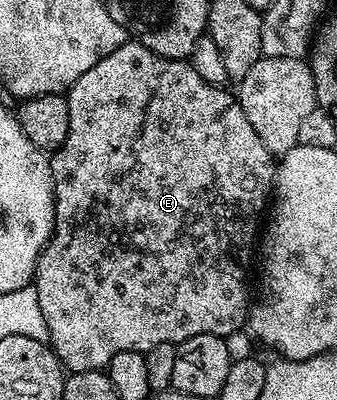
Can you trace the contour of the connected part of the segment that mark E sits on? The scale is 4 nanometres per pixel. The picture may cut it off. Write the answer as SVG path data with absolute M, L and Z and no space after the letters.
M138 40L124 42L121 48L105 56L105 60L93 64L93 68L89 68L89 72L85 72L85 76L66 91L69 136L65 136L65 144L61 144L49 158L51 178L55 181L55 230L47 241L47 247L39 254L33 285L41 304L41 316L45 316L45 324L49 328L49 345L68 371L103 370L117 352L146 352L159 344L178 344L198 334L228 336L242 326L244 329L249 318L247 265L251 258L253 262L257 250L259 217L263 214L263 205L266 202L268 205L273 194L277 162L265 144L261 144L261 136L253 132L253 124L249 124L245 112L241 112L238 97L225 91L223 86L201 80L190 61L163 58L142 46Z

